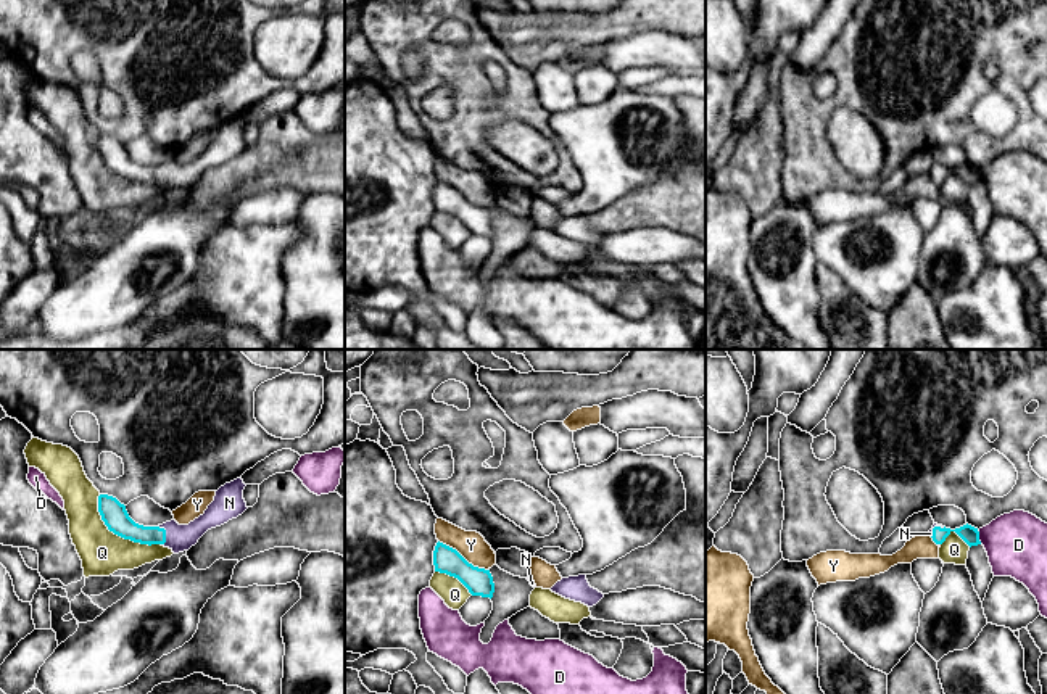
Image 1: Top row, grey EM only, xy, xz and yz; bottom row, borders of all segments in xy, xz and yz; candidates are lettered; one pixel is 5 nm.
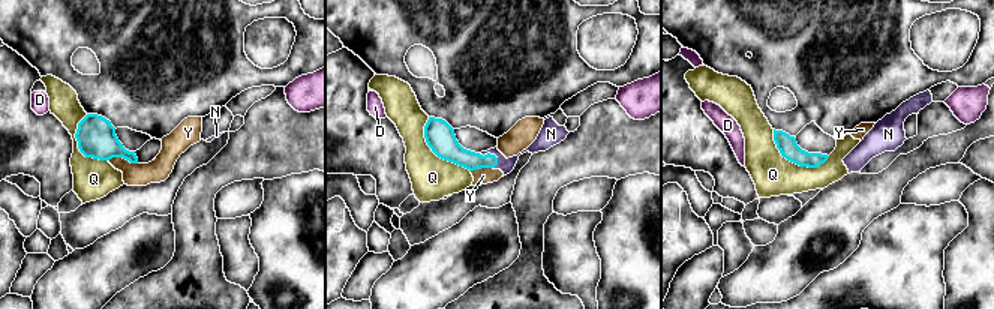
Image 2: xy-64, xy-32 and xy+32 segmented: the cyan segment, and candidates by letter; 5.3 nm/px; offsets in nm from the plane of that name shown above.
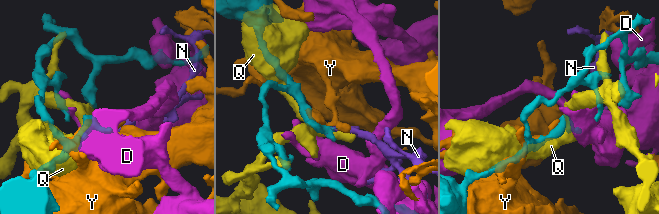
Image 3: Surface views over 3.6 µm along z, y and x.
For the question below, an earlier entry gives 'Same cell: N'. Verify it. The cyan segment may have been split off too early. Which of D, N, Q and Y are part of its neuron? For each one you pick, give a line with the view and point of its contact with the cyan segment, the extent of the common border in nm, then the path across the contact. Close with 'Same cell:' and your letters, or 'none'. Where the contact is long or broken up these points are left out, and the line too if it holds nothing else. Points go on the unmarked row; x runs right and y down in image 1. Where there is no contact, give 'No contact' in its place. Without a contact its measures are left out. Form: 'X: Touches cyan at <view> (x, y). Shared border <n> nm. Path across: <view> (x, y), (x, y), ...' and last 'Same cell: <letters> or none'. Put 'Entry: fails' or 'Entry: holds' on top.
Entry: holds
N: Touches cyan at xy (165, 174). Shared border 110 nm. Path across: xy (118, 160), (142, 174), (165, 174), (179, 177)
Same cell: N

